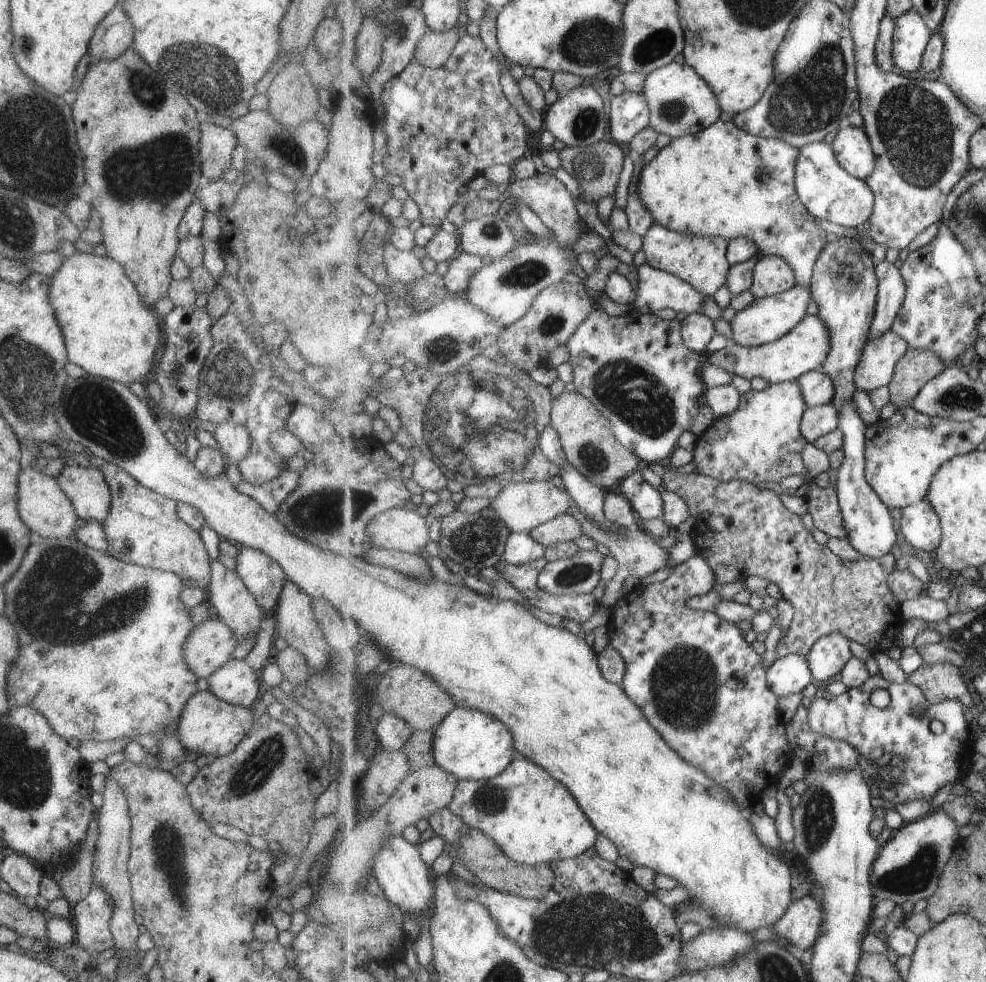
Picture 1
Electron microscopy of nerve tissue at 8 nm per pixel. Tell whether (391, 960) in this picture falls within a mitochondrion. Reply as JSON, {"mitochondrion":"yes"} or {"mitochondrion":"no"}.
{"mitochondrion":"no"}

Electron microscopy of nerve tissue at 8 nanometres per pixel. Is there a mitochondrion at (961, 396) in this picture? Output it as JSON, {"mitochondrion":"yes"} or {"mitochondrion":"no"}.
{"mitochondrion":"yes"}

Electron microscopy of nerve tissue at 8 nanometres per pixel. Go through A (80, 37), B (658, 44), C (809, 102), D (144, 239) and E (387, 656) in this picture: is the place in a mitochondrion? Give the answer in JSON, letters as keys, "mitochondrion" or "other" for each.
{"A":"other","B":"mitochondrion","C":"mitochondrion","D":"other","E":"other"}

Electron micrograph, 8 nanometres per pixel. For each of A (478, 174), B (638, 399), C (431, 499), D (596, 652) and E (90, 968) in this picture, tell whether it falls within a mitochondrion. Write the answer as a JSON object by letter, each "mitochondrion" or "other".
{"A":"other","B":"mitochondrion","C":"other","D":"other","E":"other"}

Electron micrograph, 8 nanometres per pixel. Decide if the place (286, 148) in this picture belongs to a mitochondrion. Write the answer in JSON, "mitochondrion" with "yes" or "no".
{"mitochondrion":"yes"}

